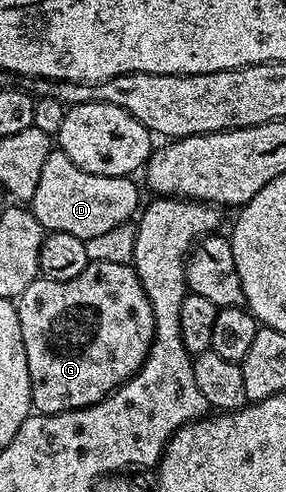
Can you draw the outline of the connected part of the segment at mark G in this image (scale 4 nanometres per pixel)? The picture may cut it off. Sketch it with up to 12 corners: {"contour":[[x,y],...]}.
{"contour":[[131,264],[16,300],[30,401],[91,407],[132,378],[154,314]]}

